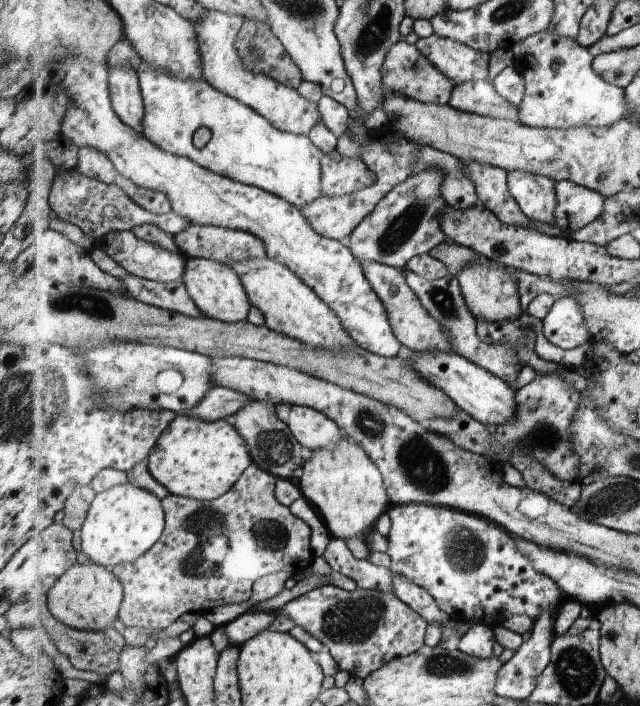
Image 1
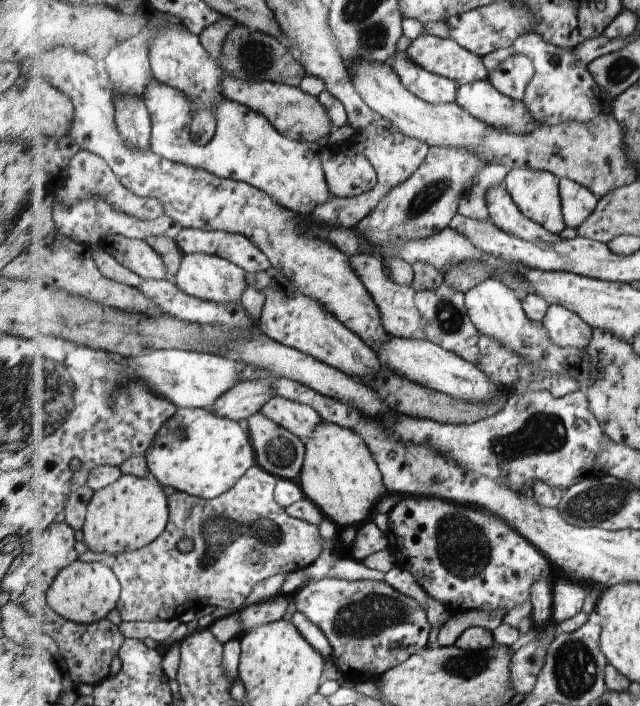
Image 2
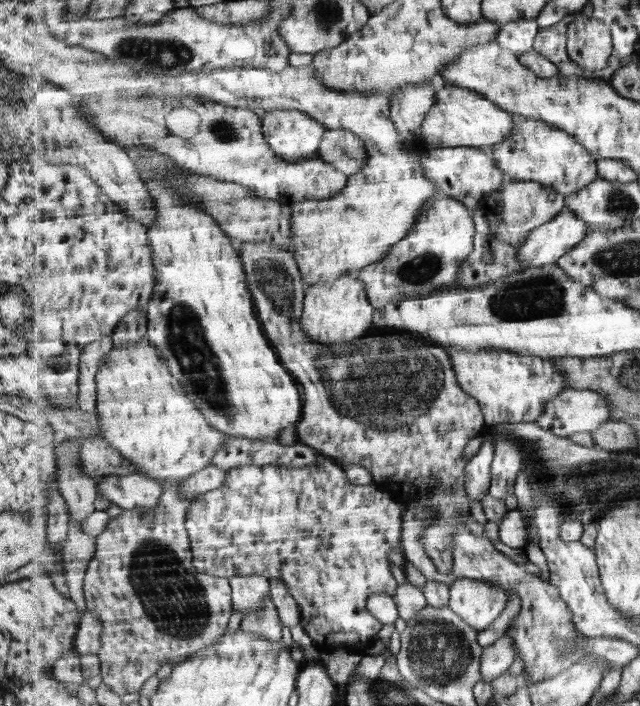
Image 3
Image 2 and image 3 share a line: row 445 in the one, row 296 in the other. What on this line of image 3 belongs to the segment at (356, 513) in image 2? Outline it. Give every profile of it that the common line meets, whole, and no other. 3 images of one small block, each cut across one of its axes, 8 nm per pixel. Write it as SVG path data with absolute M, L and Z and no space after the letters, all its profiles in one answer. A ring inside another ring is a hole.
M347 272L337 281L319 282L307 288L304 300L304 315L301 318L305 334L313 342L327 345L341 345L344 342L357 341L371 333L374 324L375 307L369 302L365 282L361 282L355 272Z

